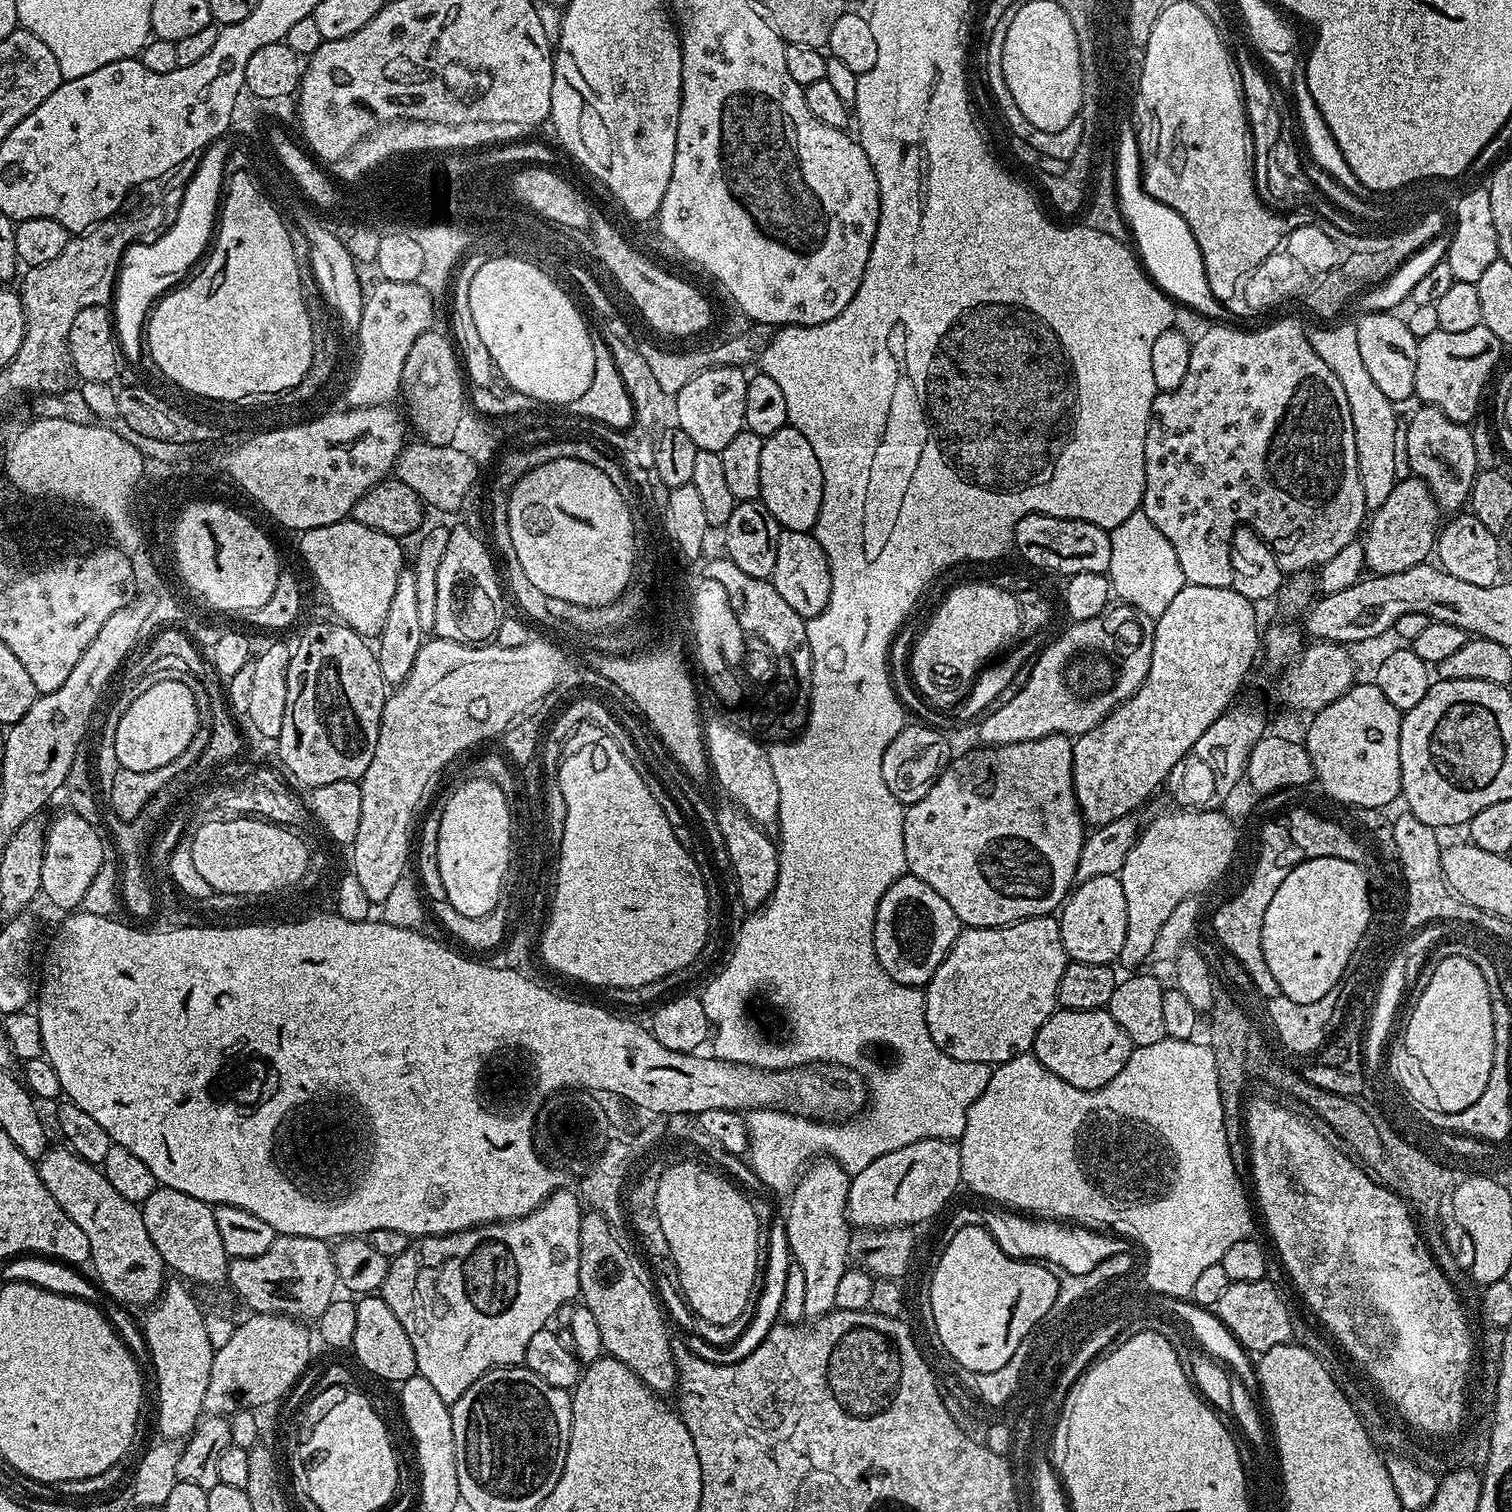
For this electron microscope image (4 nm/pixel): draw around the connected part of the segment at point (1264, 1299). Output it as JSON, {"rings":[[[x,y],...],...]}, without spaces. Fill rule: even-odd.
{"rings":[[[1266,1279],[1258,1282],[1229,1282],[1226,1294],[1222,1294],[1222,1298],[1218,1298],[1214,1305],[1214,1312],[1244,1349],[1259,1354],[1292,1340],[1291,1320],[1294,1316],[1291,1311],[1288,1312],[1280,1293],[1281,1289]]]}

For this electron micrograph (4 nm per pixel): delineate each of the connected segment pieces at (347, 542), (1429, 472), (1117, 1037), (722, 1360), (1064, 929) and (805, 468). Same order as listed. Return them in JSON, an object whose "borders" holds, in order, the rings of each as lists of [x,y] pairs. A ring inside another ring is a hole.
{"borders":[[[[351,518],[312,528],[299,539],[300,552],[317,586],[324,591],[329,606],[340,615],[337,617],[359,636],[379,637],[393,601],[398,574],[406,568],[401,541],[378,530],[370,530],[370,526],[362,526]]],[[[1420,404],[1417,412],[1413,414],[1407,425],[1407,451],[1409,454],[1409,462],[1412,467],[1411,475],[1417,476],[1419,480],[1424,480],[1426,486],[1432,491],[1433,498],[1440,509],[1448,514],[1456,514],[1461,511],[1460,508],[1469,503],[1472,495],[1472,484],[1476,480],[1478,465],[1476,465],[1476,440],[1472,437],[1472,428],[1467,424],[1459,424],[1450,418],[1446,418],[1446,414],[1442,414],[1442,410],[1438,410],[1429,404]]],[[[1057,1010],[1042,1025],[1032,1044],[1032,1052],[1050,1070],[1050,1074],[1058,1074],[1062,1082],[1070,1082],[1070,1086],[1078,1086],[1078,1090],[1098,1090],[1106,1086],[1126,1066],[1133,1050],[1133,1042],[1110,1018],[1106,1010]]],[[[777,1218],[770,1228],[769,1236],[768,1233],[766,1236],[766,1253],[758,1293],[755,1297],[751,1314],[749,1315],[749,1318],[751,1318],[747,1326],[745,1324],[743,1327],[741,1335],[723,1350],[710,1343],[709,1339],[706,1339],[703,1335],[700,1337],[696,1335],[696,1332],[692,1332],[687,1335],[689,1337],[686,1340],[683,1340],[682,1346],[704,1361],[722,1365],[741,1361],[742,1358],[746,1358],[748,1354],[753,1353],[754,1350],[761,1345],[763,1338],[766,1338],[766,1334],[769,1333],[769,1330],[772,1329],[773,1325],[775,1325],[781,1317],[780,1310],[782,1298],[785,1297],[786,1274],[789,1273],[791,1263],[791,1252],[789,1250],[788,1235],[785,1232],[785,1224],[783,1219]]],[[[1095,876],[1086,882],[1076,884],[1058,912],[1062,946],[1069,961],[1112,964],[1119,961],[1122,941],[1126,938],[1126,894],[1122,894],[1119,876]]],[[[786,426],[764,437],[762,470],[760,471],[760,500],[774,514],[781,529],[790,532],[812,532],[822,506],[822,466],[814,458],[814,449],[798,430]]]]}

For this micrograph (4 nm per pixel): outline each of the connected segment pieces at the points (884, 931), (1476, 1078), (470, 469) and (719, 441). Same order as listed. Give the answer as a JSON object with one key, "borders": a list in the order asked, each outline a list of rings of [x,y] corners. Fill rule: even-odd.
{"borders":[[[[905,874],[893,882],[890,890],[882,894],[882,902],[878,902],[872,945],[882,970],[894,982],[920,988],[928,985],[961,931],[961,922],[950,910],[946,898],[930,890],[917,876]]],[[[1446,956],[1435,961],[1436,969],[1424,989],[1419,989],[1416,1017],[1408,1044],[1420,1056],[1431,1080],[1435,1107],[1445,1112],[1466,1110],[1478,1102],[1494,1062],[1492,995],[1482,971],[1467,956]]],[[[409,443],[400,451],[394,469],[395,479],[406,482],[406,486],[410,486],[410,490],[414,490],[414,494],[418,494],[425,505],[432,507],[433,504],[444,512],[452,512],[460,507],[463,509],[464,499],[476,480],[477,463],[452,447],[417,443]]],[[[743,367],[707,368],[699,372],[680,392],[675,393],[678,406],[678,427],[690,434],[690,442],[698,450],[721,452],[734,438],[734,434],[745,431],[744,415],[746,414],[746,386],[748,376]]]]}

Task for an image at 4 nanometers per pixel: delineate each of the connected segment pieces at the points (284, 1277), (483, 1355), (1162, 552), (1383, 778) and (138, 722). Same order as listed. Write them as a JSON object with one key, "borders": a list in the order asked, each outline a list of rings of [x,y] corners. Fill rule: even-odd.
{"borders":[[[[277,1235],[270,1250],[258,1254],[258,1258],[229,1259],[226,1284],[244,1299],[245,1306],[252,1308],[248,1310],[253,1313],[270,1312],[277,1316],[290,1316],[300,1322],[319,1320],[322,1310],[330,1306],[338,1292],[329,1241],[305,1236]]],[[[561,1190],[549,1196],[543,1204],[540,1204],[530,1214],[519,1216],[516,1220],[502,1220],[495,1224],[479,1224],[476,1228],[467,1228],[461,1232],[452,1232],[448,1236],[422,1236],[413,1239],[402,1254],[391,1257],[386,1282],[379,1290],[386,1306],[394,1310],[394,1318],[402,1322],[402,1330],[406,1330],[406,1338],[410,1338],[410,1346],[414,1346],[414,1358],[416,1359],[416,1371],[434,1391],[442,1397],[442,1402],[448,1405],[456,1403],[482,1374],[486,1374],[492,1368],[511,1368],[524,1363],[526,1346],[530,1346],[530,1338],[538,1334],[538,1330],[549,1327],[555,1311],[563,1303],[573,1303],[580,1294],[580,1217],[582,1215],[582,1200],[575,1191]]],[[[1143,510],[1130,514],[1126,522],[1111,529],[1110,535],[1110,566],[1106,575],[1113,593],[1137,612],[1155,620],[1186,582],[1182,566],[1178,566],[1178,554],[1174,554],[1174,546],[1166,542],[1162,530],[1158,530],[1158,526],[1154,526],[1154,522],[1146,518]]],[[[1353,683],[1346,694],[1342,694],[1330,706],[1315,713],[1308,724],[1308,737],[1302,740],[1310,754],[1310,762],[1316,771],[1315,779],[1320,780],[1324,792],[1332,800],[1340,804],[1350,804],[1353,809],[1372,807],[1387,809],[1392,799],[1400,796],[1402,770],[1398,758],[1398,742],[1400,741],[1401,713],[1389,700],[1376,683]]],[[[176,679],[157,681],[134,699],[118,722],[114,754],[119,767],[141,772],[158,770],[158,766],[174,762],[174,758],[178,758],[178,754],[190,746],[190,738],[194,738],[199,725],[198,706],[194,706],[194,694],[190,694],[190,689]]]]}

